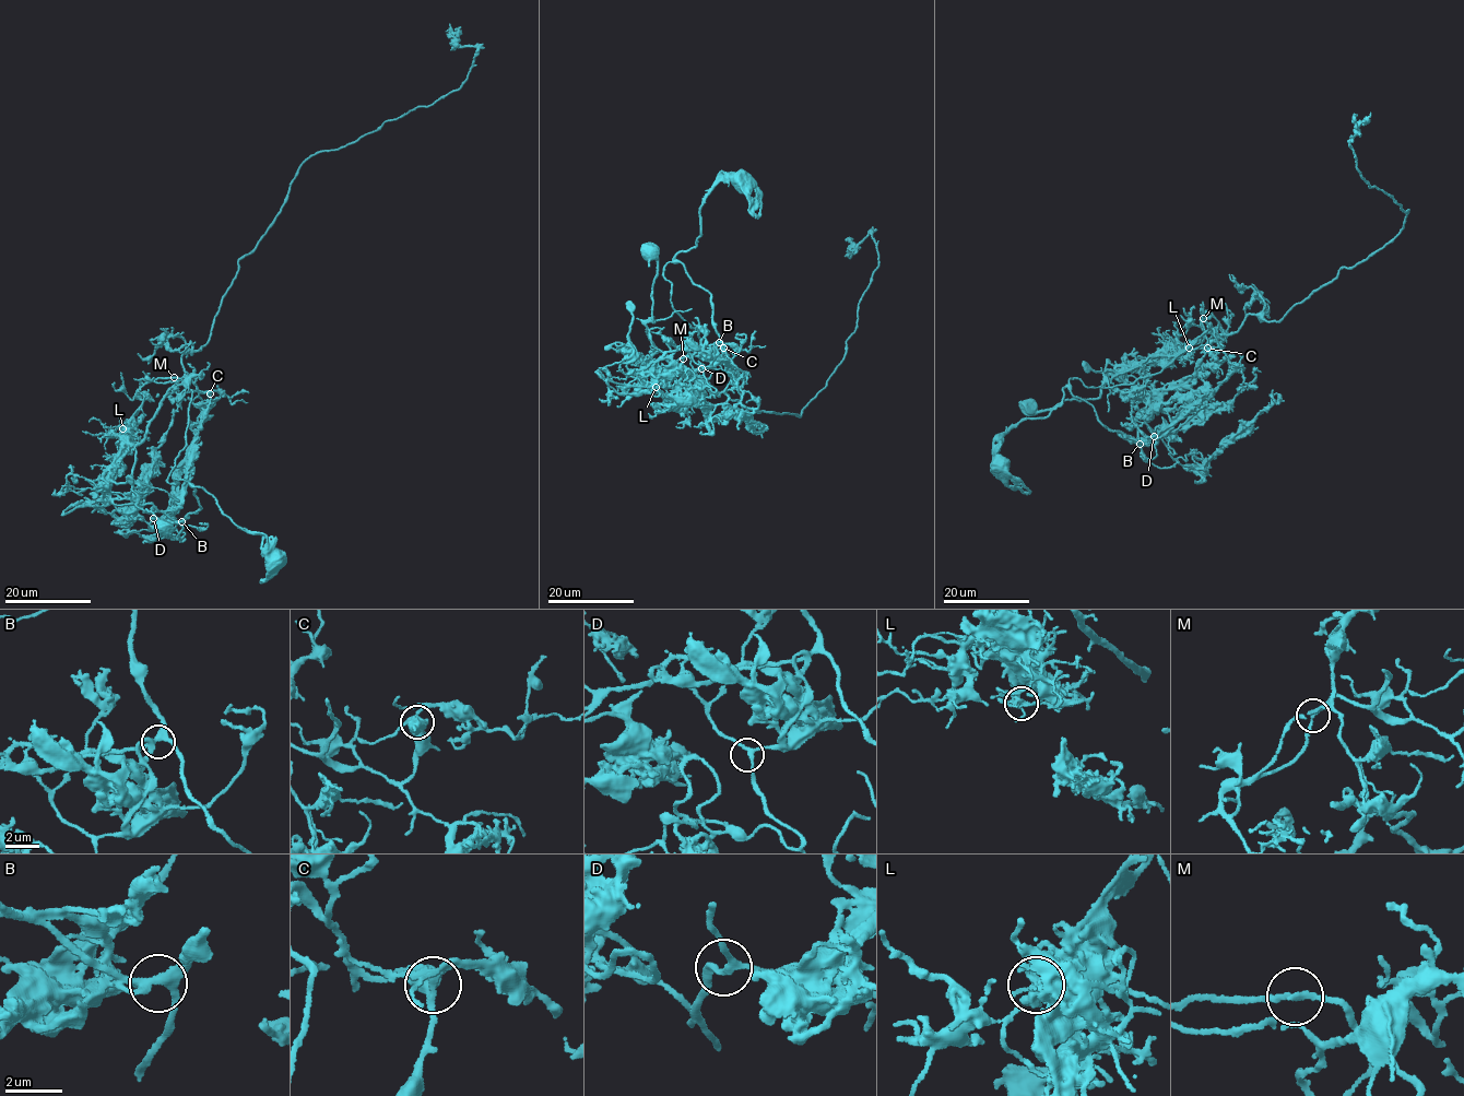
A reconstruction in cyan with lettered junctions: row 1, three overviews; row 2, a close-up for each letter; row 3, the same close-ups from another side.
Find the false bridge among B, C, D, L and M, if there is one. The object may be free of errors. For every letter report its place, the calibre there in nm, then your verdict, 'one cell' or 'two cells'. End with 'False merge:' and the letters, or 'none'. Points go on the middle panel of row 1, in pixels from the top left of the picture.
B: place (719, 342); calibre 280 nm; one cell
C: place (723, 348); calibre 200 nm; one cell
D: place (701, 368); calibre 180 nm; one cell
L: place (656, 387); calibre 240 nm; two cells
M: place (683, 358); calibre 180 nm; one cell
False merge: L

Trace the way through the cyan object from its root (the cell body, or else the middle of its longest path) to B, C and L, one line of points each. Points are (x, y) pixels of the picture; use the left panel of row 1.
B: (274, 565), (262, 554), (262, 535), (241, 529), (201, 487), (192, 485), (200, 507), (181, 521)
C: (274, 565), (262, 554), (262, 535), (229, 519), (205, 490), (165, 480), (186, 443), (188, 380), (210, 393)
L: (274, 565), (262, 535), (201, 487), (192, 485), (199, 509), (175, 521), (94, 485), (110, 475), (122, 428)

